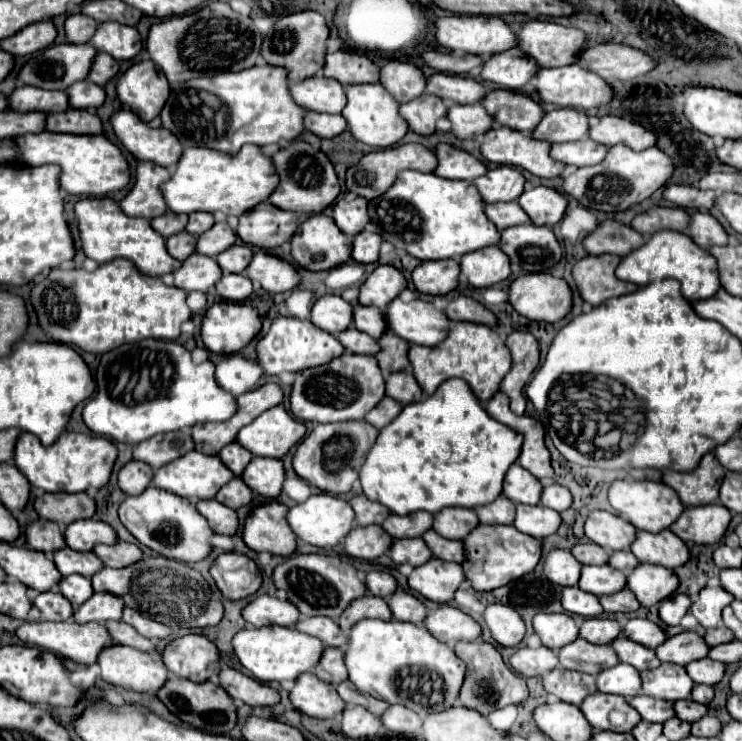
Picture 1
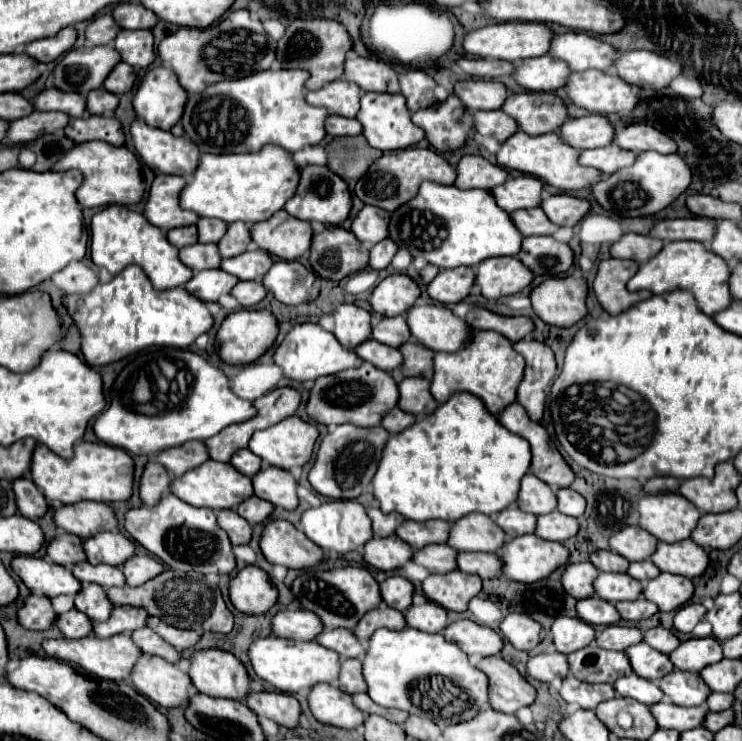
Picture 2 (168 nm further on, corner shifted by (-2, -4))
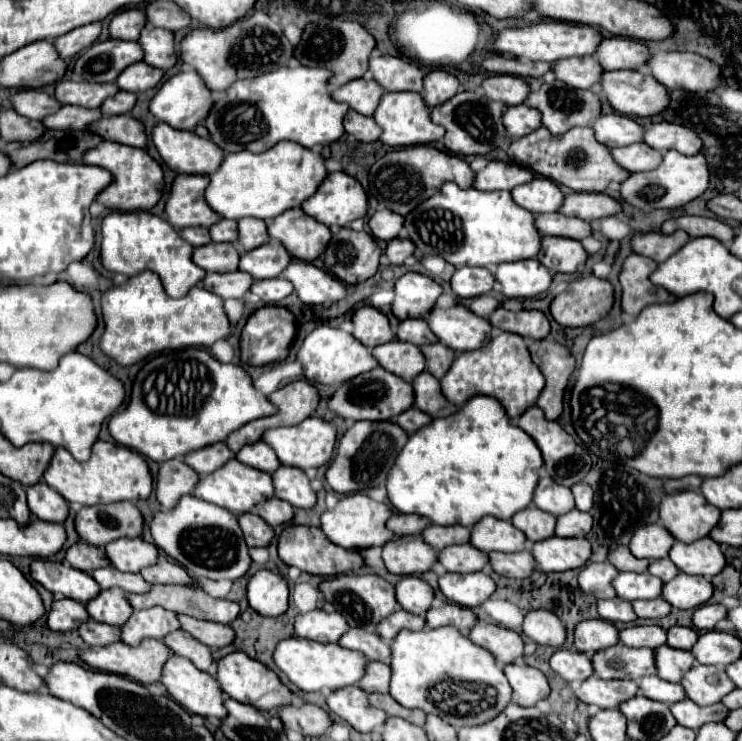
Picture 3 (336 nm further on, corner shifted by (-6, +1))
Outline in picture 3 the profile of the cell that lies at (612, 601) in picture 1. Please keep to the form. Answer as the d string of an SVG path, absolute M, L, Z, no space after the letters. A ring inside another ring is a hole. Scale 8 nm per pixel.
M662 597L638 599L638 601L632 601L632 607L634 607L634 613L642 619L660 619L672 611L668 601L664 601Z

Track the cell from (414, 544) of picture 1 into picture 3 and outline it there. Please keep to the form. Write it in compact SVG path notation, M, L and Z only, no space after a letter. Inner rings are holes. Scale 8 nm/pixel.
M464 543L464 545L450 545L440 549L438 561L450 573L474 573L486 569L488 557L486 553L474 549L470 543Z

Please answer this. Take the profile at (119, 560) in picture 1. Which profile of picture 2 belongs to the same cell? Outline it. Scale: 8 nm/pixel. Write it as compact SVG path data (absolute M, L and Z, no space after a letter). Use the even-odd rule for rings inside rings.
M136 554L122 566L122 572L126 576L128 586L140 586L142 582L156 578L156 574L162 574L164 564L160 564L150 554Z

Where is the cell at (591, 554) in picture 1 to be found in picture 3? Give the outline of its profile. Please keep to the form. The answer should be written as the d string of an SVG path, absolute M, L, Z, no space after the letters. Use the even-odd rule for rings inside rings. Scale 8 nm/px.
M612 545L608 551L608 561L618 569L618 571L634 571L634 573L644 573L648 567L648 559L636 559L624 545Z

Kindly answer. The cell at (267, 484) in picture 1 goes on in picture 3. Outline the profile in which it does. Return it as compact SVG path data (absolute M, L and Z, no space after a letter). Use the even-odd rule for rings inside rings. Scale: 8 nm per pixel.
M280 465L272 473L274 495L278 499L288 501L292 507L312 507L316 503L316 493L310 489L310 479L304 475L302 469Z

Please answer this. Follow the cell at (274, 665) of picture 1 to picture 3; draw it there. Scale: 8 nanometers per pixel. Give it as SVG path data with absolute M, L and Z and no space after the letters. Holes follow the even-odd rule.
M282 639L274 649L274 663L280 671L286 673L286 677L302 691L318 691L328 695L332 689L340 689L346 685L358 683L358 679L364 675L366 659L364 655L344 649L336 643L318 643L310 639Z

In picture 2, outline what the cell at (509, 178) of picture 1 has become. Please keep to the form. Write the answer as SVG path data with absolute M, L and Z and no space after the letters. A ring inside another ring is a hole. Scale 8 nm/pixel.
M518 176L518 178L508 178L502 186L496 186L492 190L496 202L500 208L506 212L516 212L516 210L528 210L536 208L542 202L542 182L532 176Z

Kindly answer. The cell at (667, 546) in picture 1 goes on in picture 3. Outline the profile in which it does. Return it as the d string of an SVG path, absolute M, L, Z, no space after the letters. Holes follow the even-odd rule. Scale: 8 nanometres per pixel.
M710 537L698 539L694 543L676 541L672 545L668 557L680 571L684 571L688 575L700 575L700 577L714 577L726 565L720 545L716 541L712 541Z

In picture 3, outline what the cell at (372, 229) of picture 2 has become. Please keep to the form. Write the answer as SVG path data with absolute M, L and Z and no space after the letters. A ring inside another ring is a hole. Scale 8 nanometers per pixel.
M378 209L370 221L370 233L376 237L376 239L382 239L382 241L390 241L394 237L398 237L402 225L404 225L404 217L398 215L398 213L392 213L390 209Z

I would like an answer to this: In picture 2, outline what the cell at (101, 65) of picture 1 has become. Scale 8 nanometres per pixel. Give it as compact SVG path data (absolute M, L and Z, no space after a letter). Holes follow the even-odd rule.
M120 62L120 64L110 72L110 76L106 78L104 88L110 90L112 94L130 92L132 86L134 86L134 82L136 82L136 76L138 76L138 74L136 74L136 70L134 70L130 64Z

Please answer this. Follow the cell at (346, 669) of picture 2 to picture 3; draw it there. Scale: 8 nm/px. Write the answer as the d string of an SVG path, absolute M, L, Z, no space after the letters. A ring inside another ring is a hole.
M370 661L366 665L366 673L364 677L358 681L358 687L364 689L366 693L386 693L388 691L388 677L390 677L390 669L386 663L380 661Z

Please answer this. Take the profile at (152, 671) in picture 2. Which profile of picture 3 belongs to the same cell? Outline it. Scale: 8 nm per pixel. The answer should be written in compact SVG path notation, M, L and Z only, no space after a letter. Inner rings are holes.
M172 653L166 659L160 683L168 689L172 699L194 715L222 719L226 713L222 705L222 691L216 685L216 679L180 655Z

